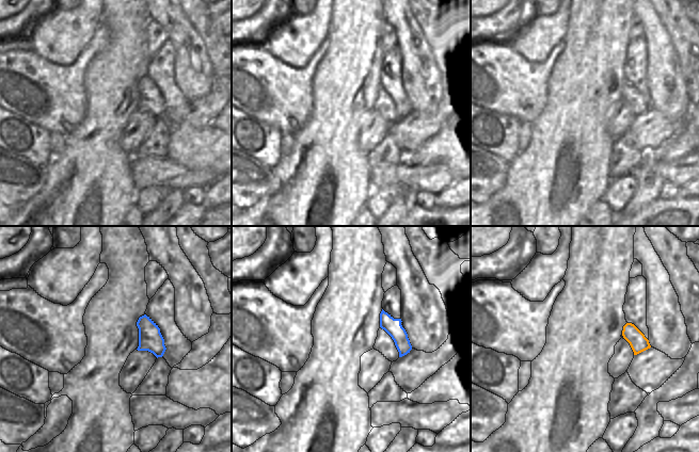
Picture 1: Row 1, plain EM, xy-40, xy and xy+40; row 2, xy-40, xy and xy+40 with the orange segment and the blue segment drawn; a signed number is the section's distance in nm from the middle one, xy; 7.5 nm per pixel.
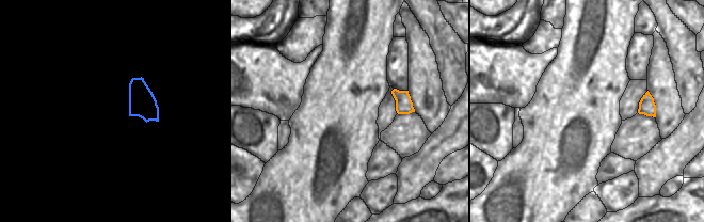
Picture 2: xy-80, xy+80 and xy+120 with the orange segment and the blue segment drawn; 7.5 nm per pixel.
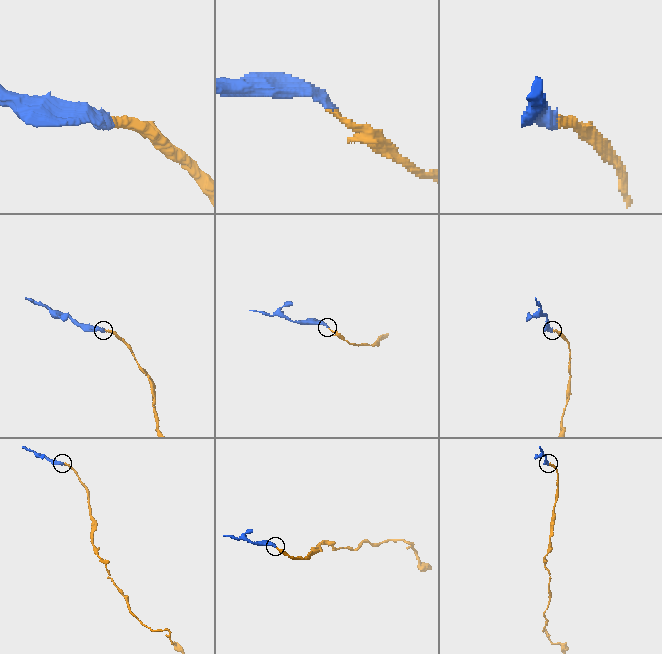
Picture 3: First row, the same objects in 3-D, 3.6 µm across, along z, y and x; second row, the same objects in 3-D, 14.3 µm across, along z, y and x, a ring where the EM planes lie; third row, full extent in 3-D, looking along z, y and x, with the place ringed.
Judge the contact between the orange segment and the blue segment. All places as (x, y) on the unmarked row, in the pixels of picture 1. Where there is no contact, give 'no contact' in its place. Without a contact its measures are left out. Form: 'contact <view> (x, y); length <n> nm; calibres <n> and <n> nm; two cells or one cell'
no contact; one cell

